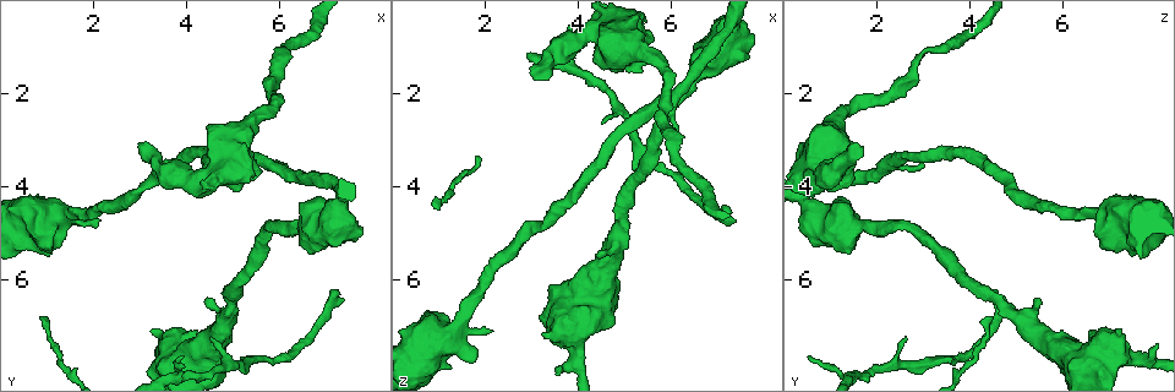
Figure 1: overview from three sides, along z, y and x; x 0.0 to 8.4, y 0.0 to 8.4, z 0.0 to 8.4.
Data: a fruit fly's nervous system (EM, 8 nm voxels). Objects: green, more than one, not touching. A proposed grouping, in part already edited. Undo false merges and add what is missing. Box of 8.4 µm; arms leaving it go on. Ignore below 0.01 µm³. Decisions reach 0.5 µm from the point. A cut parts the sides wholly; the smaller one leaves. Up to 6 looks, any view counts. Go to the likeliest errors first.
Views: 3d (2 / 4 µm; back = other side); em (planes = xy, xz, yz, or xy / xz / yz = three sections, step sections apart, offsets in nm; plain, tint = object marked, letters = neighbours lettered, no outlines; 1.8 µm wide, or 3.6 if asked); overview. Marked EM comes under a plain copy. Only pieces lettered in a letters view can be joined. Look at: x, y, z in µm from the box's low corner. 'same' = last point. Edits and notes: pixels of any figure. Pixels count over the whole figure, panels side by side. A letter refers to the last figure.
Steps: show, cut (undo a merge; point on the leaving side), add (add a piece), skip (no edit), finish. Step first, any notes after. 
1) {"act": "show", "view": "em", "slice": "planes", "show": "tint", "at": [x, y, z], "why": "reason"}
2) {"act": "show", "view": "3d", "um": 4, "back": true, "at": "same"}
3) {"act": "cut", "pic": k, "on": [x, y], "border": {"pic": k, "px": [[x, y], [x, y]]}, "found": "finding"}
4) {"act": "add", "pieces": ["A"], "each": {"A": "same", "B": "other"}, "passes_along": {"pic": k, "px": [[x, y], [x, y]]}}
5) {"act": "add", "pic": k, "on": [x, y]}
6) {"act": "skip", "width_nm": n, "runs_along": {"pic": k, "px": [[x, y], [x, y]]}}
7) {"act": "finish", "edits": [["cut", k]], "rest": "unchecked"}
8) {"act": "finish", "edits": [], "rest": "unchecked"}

{"act": "show", "view": "em", "slice": "xz", "step": 16, "show": "letters", "at": [3.05, 3.15, 1.60], "why": "branch stops here"}

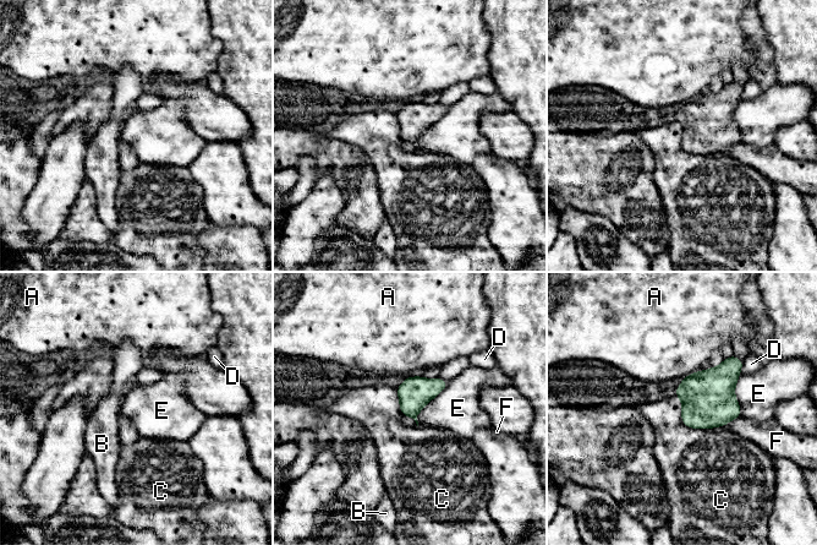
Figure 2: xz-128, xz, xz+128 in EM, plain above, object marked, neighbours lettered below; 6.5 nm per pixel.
{"act": "skip", "each": {"A": "other", "B": "other", "C": "other", "D": "other", "E": "other", "F": "other"}, "border": {"pic": 2, "px": [[449, 381], [420, 410], [417, 425]]}, "found": "none of them fits"}

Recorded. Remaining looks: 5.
{"act": "show", "view": "3d", "um": 4, "at": [7.20, 6.25, 4.50], "why": "thin end"}

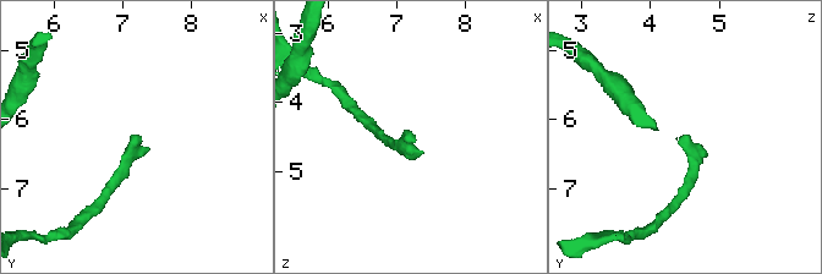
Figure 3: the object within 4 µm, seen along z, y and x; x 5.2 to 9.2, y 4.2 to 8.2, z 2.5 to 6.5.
{"act": "show", "view": "em", "slice": "yz", "step": 8, "show": "tint", "at": [7.25, 6.30, 4.45]}

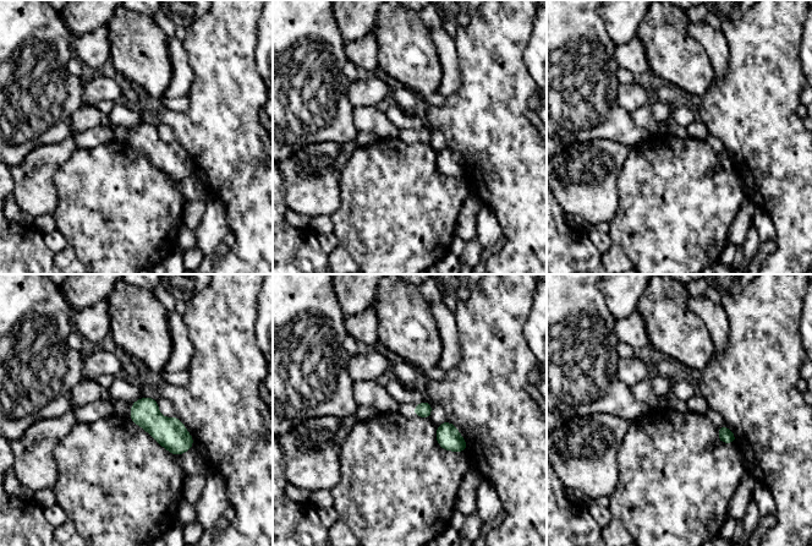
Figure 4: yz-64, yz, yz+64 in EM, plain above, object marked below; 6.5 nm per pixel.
{"act": "show", "view": "em", "slice": "planes", "show": "letters", "at": "same", "why": "cut it another way"}

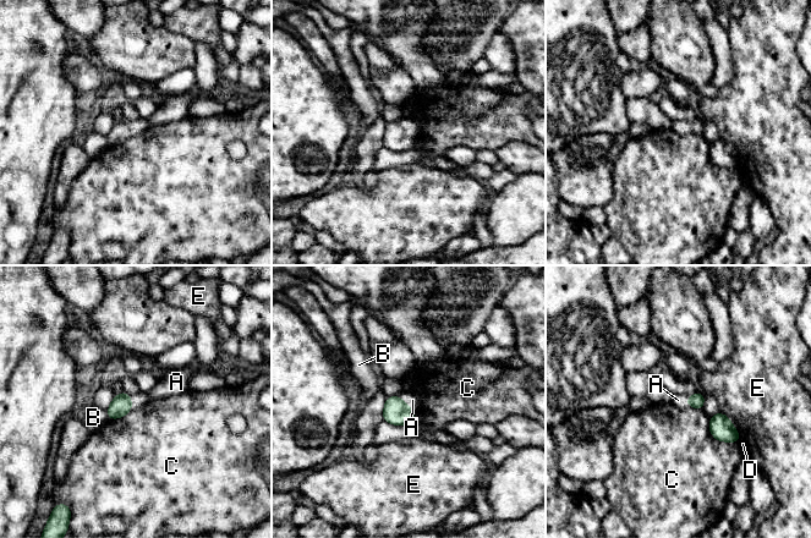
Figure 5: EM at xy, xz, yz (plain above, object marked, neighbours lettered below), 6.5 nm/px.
{"act": "add", "pieces": ["A"], "width_nm": 90, "each": {"A": "same", "B": "other", "C": "other", "D": "other", "E": "other"}, "found": "the neuron continues"}

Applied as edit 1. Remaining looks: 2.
{"act": "finish", "edits": [["add", 5]], "rest": "unchecked"}

